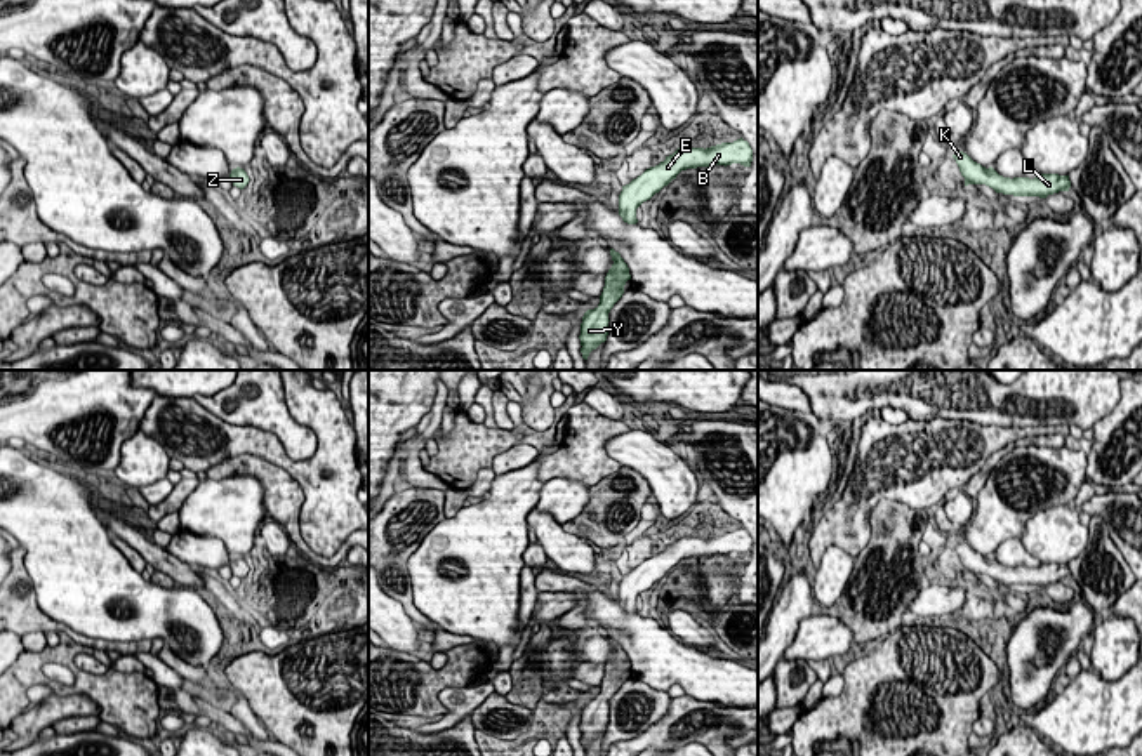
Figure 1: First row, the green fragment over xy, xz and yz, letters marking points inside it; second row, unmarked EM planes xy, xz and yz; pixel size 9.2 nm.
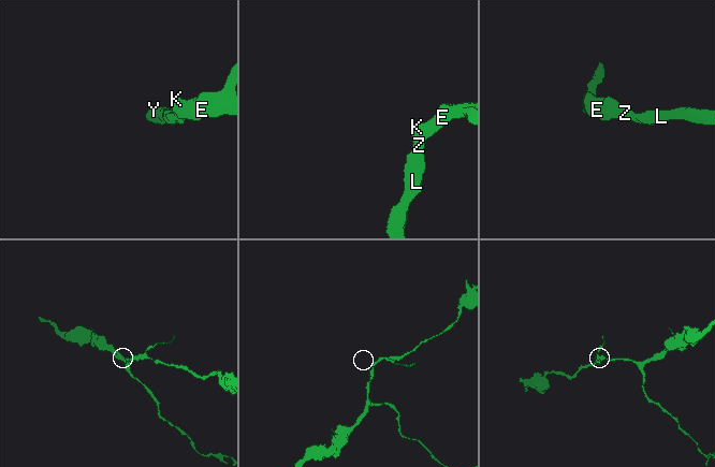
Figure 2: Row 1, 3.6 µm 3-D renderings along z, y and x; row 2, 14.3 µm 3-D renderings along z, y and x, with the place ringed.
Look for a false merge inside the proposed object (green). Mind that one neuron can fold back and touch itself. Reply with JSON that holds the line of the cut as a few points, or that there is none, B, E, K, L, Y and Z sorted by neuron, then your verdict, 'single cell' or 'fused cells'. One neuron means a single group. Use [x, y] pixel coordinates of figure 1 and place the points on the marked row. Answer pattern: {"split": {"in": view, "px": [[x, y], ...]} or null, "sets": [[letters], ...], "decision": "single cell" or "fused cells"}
{"split": null, "sets": [["B", "E", "K", "L", "Y", "Z"]], "decision": "single cell"}

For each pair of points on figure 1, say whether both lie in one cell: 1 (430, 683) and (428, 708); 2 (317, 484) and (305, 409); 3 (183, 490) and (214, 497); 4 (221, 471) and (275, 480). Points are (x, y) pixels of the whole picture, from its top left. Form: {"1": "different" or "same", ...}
{"1": "same", "2": "same", "3": "different", "4": "same"}

